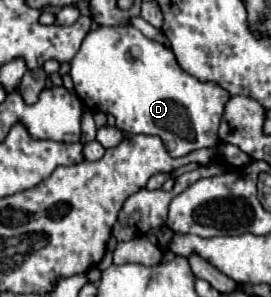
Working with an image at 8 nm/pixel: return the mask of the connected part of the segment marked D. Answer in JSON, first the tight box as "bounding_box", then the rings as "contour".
{"bounding_box":[70,26,230,158],"contour":[[[134,26],[94,28],[84,38],[80,52],[74,56],[70,76],[76,94],[92,112],[112,114],[116,118],[116,126],[124,132],[146,132],[160,136],[168,154],[174,158],[186,156],[198,148],[214,148],[218,144],[218,126],[224,114],[224,104],[230,100],[230,94],[214,82],[198,82],[194,76],[190,76],[178,66],[172,50],[146,38]]]}

